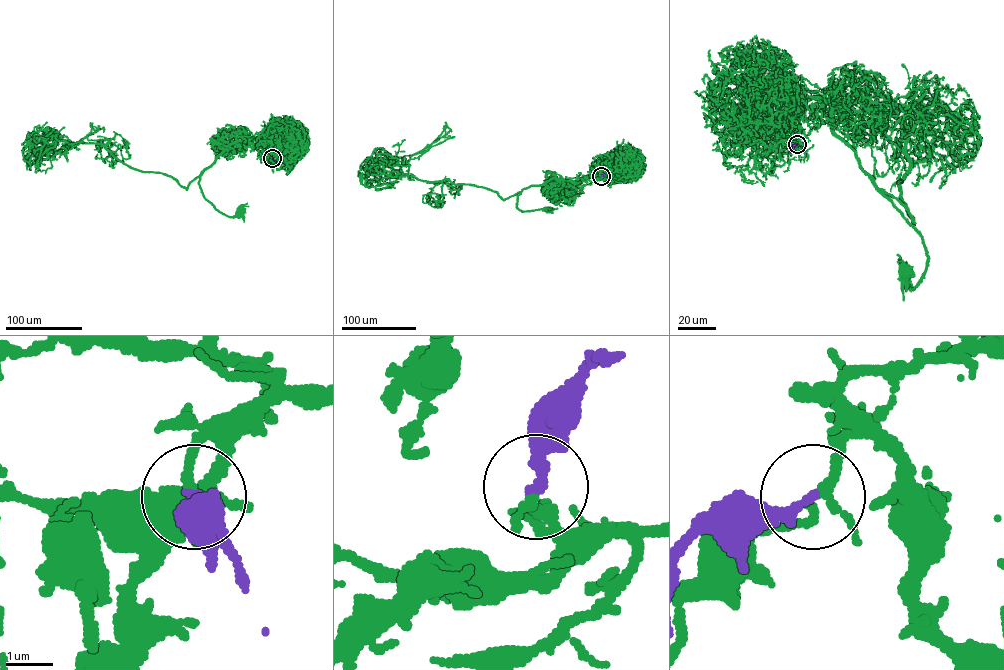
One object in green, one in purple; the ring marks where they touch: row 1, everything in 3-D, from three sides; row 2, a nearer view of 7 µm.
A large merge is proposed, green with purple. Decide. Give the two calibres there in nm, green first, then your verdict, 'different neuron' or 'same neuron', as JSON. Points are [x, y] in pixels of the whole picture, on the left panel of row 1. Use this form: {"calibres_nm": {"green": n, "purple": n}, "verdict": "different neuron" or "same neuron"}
{"calibres_nm": {"green": 180, "purple": 280}, "verdict": "same neuron"}

